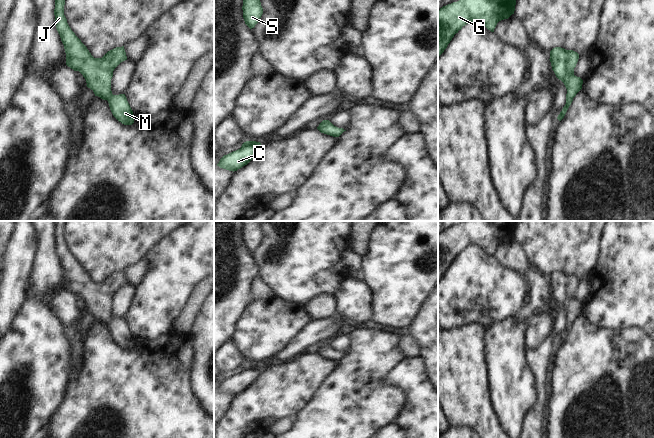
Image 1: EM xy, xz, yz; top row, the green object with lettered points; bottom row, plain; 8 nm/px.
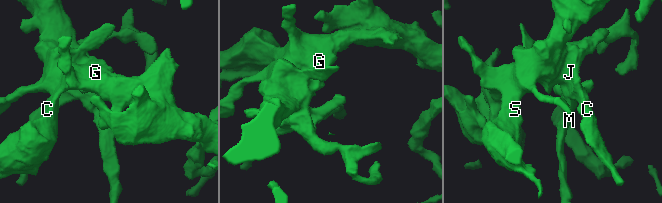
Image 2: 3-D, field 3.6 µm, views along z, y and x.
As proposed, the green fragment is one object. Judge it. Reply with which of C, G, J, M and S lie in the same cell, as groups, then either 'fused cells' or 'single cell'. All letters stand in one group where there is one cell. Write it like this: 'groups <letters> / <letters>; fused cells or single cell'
groups C G J M S; single cell

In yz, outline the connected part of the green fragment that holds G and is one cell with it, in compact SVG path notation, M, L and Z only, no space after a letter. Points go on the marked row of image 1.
M459 0L438 10L438 57L459 30L469 22L477 22L491 32L497 23L508 19L515 11L516 0Z

